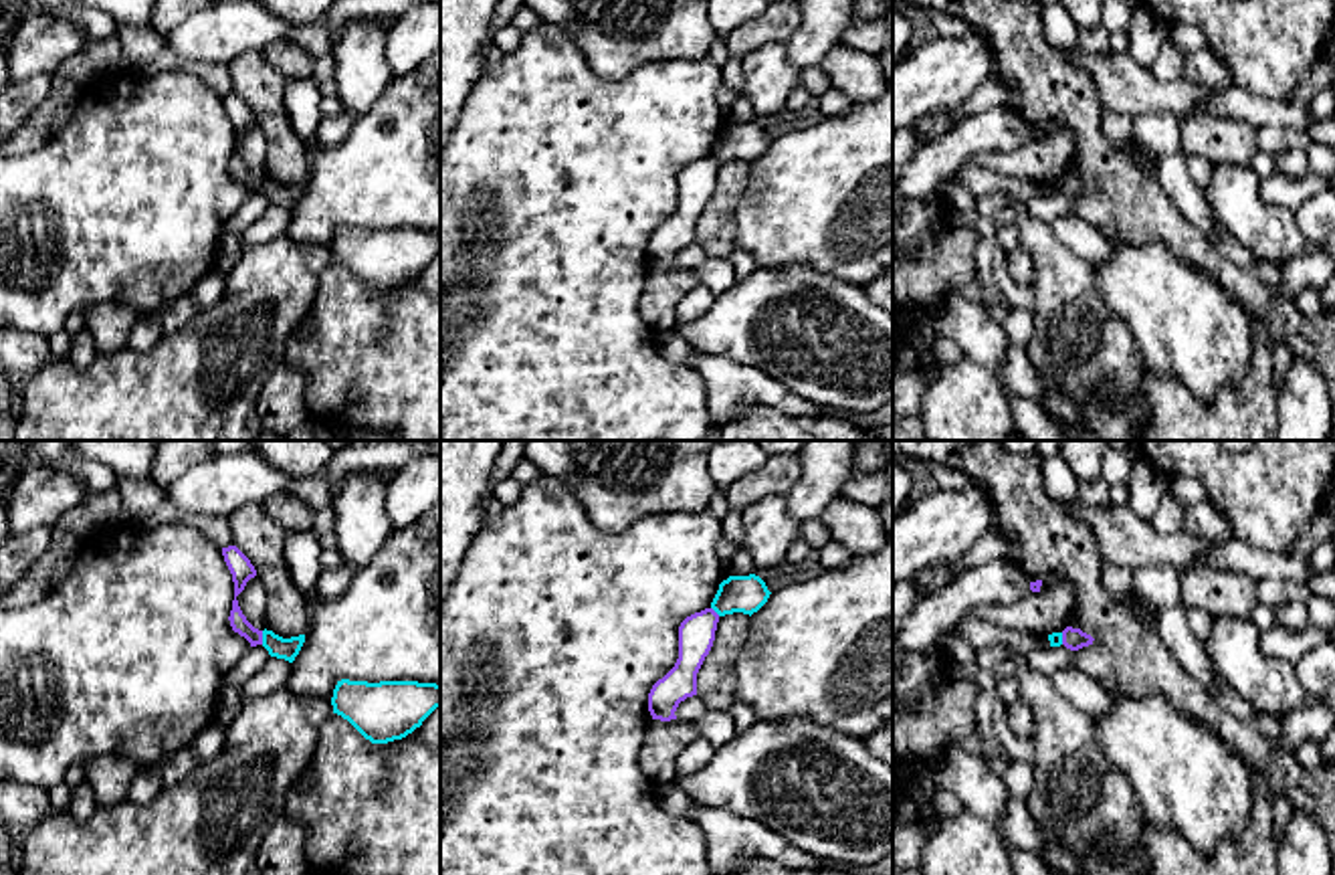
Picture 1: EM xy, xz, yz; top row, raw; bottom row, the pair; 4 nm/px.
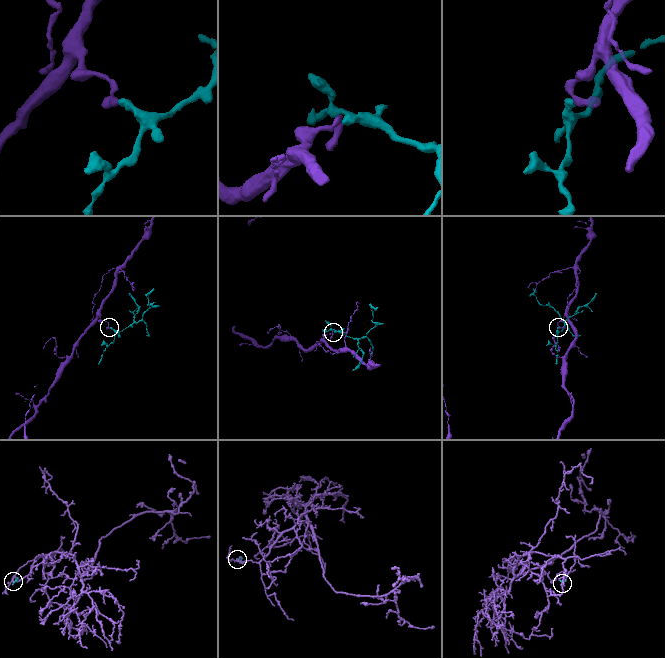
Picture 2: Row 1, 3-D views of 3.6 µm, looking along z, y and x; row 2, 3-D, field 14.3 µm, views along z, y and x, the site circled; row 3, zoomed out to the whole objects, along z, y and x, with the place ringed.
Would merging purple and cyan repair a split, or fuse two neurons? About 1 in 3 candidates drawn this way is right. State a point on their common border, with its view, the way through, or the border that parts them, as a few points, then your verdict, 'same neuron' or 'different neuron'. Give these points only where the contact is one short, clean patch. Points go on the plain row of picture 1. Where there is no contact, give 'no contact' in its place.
meets purple in xy at (261, 184); border along xy (261, 178), (263, 190); different neuron

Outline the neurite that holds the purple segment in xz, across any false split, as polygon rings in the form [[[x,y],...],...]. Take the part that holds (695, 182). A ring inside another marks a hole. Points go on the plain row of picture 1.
[[[713,156],[695,160],[681,170],[679,206],[648,240],[648,259],[652,267],[677,267],[675,259],[679,251],[697,242],[697,220],[713,194],[717,170],[719,162]]]

